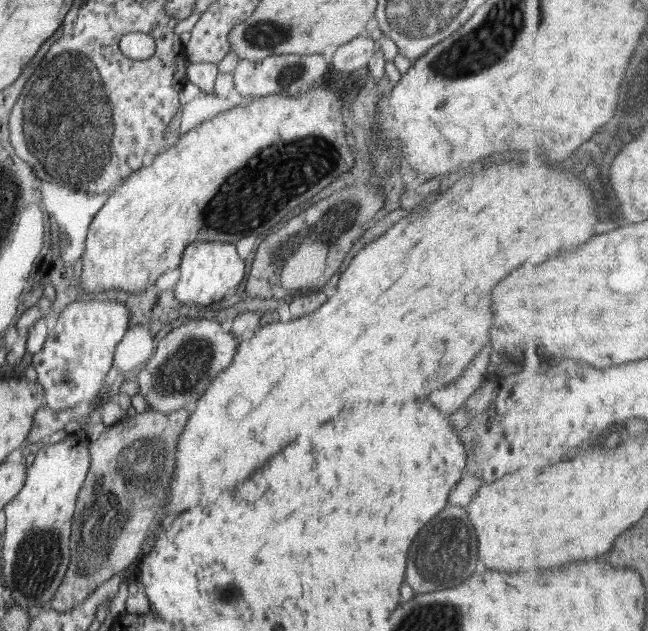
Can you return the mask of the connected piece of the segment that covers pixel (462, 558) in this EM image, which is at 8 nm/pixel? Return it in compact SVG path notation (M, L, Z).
M458 505L446 506L428 526L420 529L420 534L412 542L408 554L408 580L414 580L414 584L408 586L412 586L414 592L424 594L446 590L464 582L474 568L474 546L479 543L475 535L467 509Z

